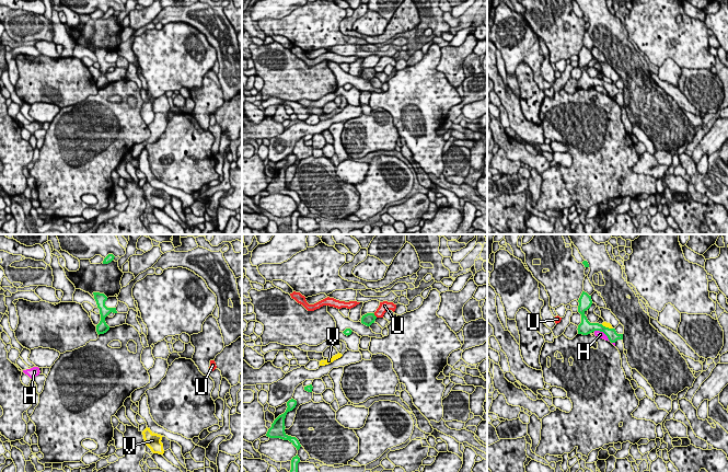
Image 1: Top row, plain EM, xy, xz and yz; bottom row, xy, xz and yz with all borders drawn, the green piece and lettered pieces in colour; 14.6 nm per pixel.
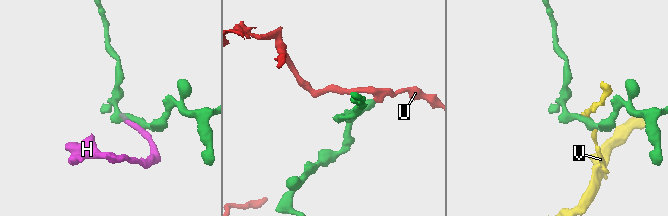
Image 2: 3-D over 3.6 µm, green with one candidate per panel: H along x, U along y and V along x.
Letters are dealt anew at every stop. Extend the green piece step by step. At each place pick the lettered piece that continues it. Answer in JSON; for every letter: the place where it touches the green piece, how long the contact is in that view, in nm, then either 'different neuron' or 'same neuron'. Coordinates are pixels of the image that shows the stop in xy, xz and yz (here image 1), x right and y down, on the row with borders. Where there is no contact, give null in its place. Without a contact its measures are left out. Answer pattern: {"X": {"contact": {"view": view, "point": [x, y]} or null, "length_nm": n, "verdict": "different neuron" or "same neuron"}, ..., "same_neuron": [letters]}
{"H": {"contact": {"view": "yz", "point": [602, 331]}, "length_nm": 300, "verdict": "different neuron"}, "U": {"contact": {"view": "xz", "point": [374, 315]}, "length_nm": 80, "verdict": "different neuron"}, "V": {"contact": {"view": "yz", "point": [607, 327]}, "length_nm": 190, "verdict": "different neuron"}, "same_neuron": []}

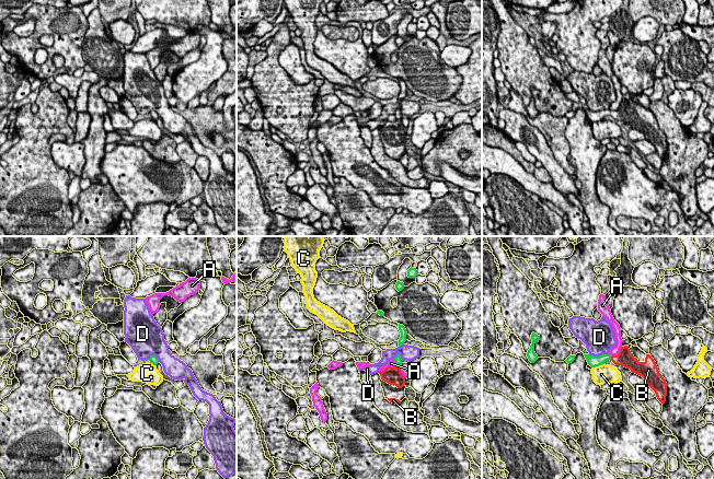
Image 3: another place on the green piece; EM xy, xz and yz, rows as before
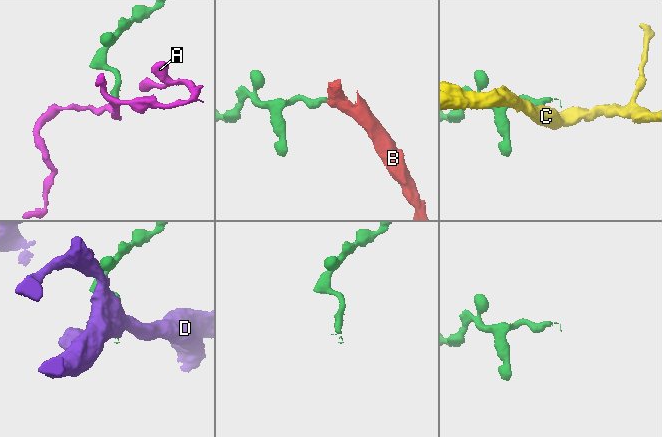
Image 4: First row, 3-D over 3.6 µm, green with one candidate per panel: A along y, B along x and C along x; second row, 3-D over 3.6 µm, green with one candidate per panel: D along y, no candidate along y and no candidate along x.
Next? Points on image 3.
{"A": {"contact": {"view": "yz", "point": [609, 354]}, "length_nm": 60, "verdict": "different neuron"}, "B": {"contact": {"view": "yz", "point": [610, 358]}, "length_nm": 90, "verdict": "same neuron"}, "C": {"contact": {"view": "yz", "point": [598, 365]}, "length_nm": 190, "verdict": "different neuron"}, "D": {"contact": {"view": "yz", "point": [599, 355]}, "length_nm": 280, "verdict": "different neuron"}, "same_neuron": ["B"]}

